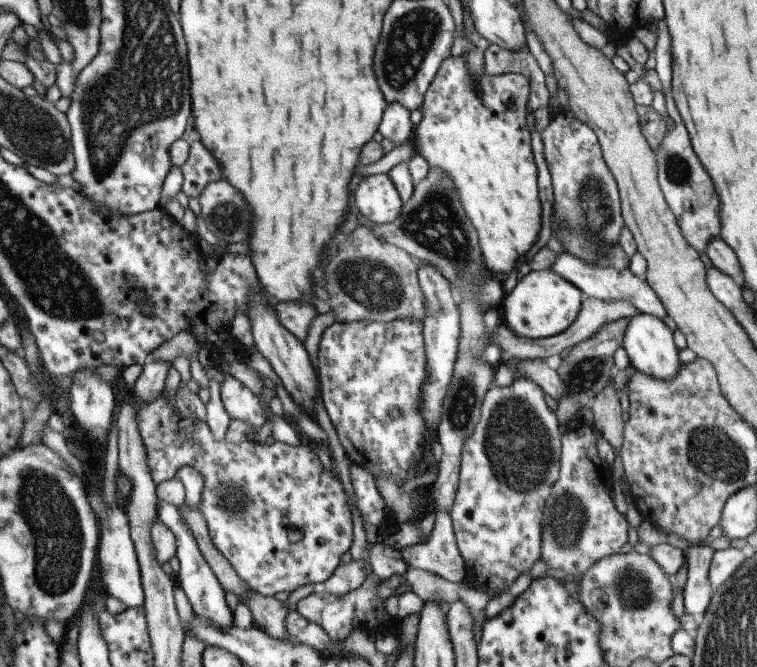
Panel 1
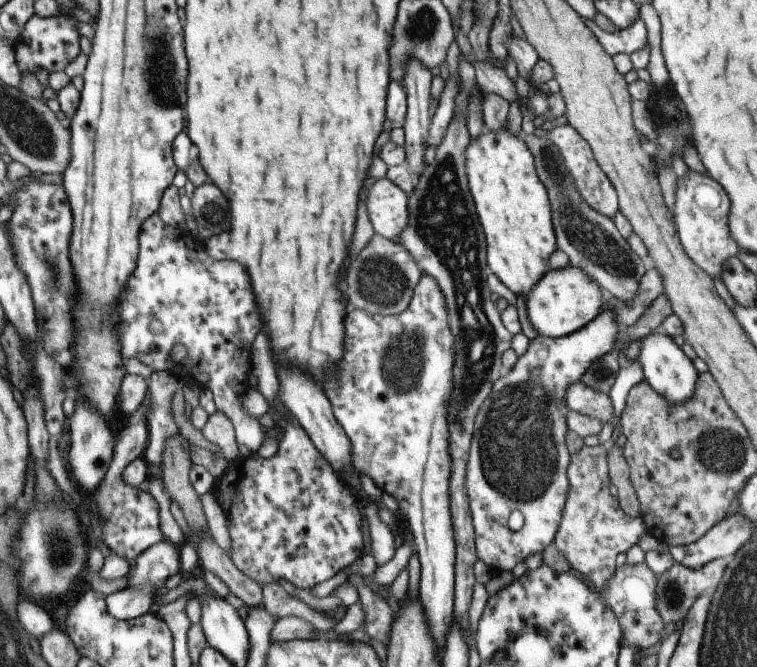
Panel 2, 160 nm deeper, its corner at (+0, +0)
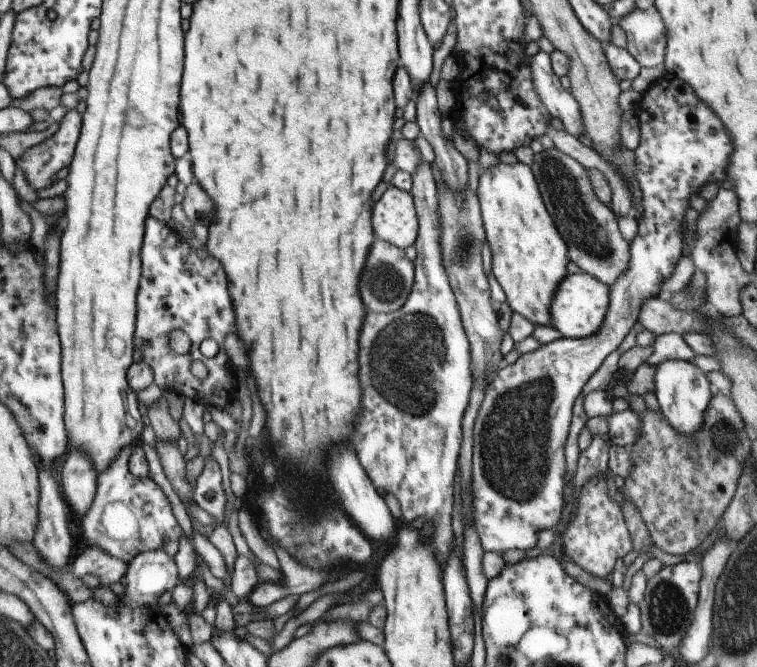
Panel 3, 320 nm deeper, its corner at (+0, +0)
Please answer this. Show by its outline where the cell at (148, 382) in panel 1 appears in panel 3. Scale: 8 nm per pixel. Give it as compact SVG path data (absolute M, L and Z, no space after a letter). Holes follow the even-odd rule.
M133 444L122 448L122 451L114 457L109 466L98 473L96 489L93 500L87 512L80 518L80 538L86 547L95 547L102 553L118 558L121 562L128 563L135 555L153 549L164 550L173 558L178 551L178 540L184 537L183 531L171 513L171 506L159 486L149 476L147 480L133 476L128 469L127 461Z

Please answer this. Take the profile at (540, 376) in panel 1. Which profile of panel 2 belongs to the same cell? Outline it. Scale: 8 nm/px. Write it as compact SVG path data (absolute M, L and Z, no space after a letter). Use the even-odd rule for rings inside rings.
M580 381L569 384L565 390L565 406L569 411L596 418L601 425L607 424L613 418L611 400L607 395L585 386Z

